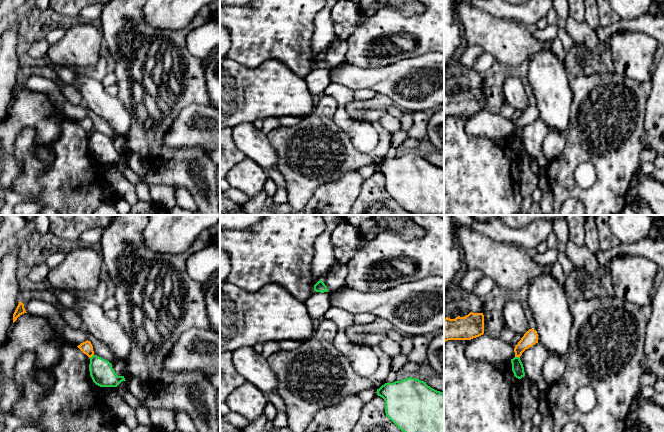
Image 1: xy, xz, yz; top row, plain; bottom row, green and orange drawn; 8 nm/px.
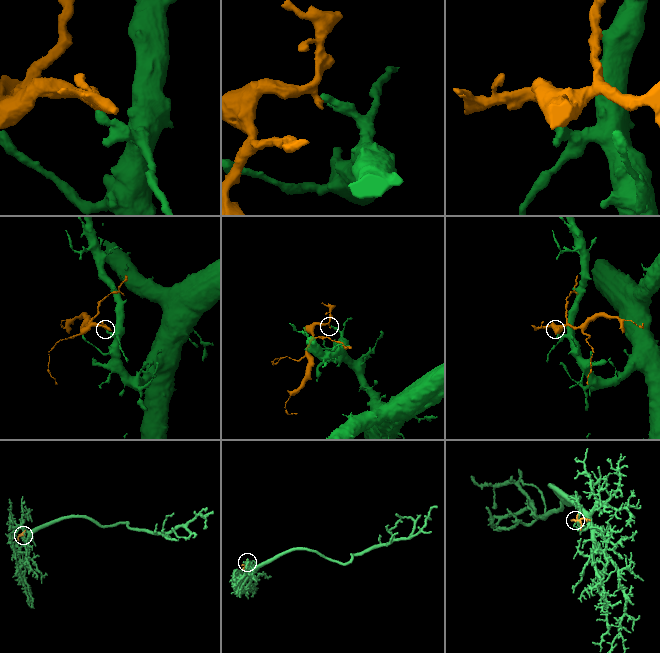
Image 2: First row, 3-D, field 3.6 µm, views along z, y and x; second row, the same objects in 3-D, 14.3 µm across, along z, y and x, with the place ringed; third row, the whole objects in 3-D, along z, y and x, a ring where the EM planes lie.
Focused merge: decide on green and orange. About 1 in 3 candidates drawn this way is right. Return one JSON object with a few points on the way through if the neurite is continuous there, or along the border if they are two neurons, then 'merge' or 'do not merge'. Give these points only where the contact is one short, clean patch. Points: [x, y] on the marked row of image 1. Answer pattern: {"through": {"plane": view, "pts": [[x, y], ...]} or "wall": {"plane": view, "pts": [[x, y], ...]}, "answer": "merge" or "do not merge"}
{"wall": {"plane": "yz", "pts": [[515, 356], [519, 358]]}, "answer": "do not merge"}

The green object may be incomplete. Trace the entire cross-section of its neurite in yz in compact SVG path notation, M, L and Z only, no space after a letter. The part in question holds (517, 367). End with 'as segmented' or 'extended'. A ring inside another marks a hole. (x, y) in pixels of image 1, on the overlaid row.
M514 357L511 359L512 371L514 376L518 379L521 379L525 376L524 367L519 357Z; as segmented

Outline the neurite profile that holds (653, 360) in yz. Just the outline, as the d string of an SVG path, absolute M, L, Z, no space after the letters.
M664 279L656 291L644 340L644 371L664 379Z

